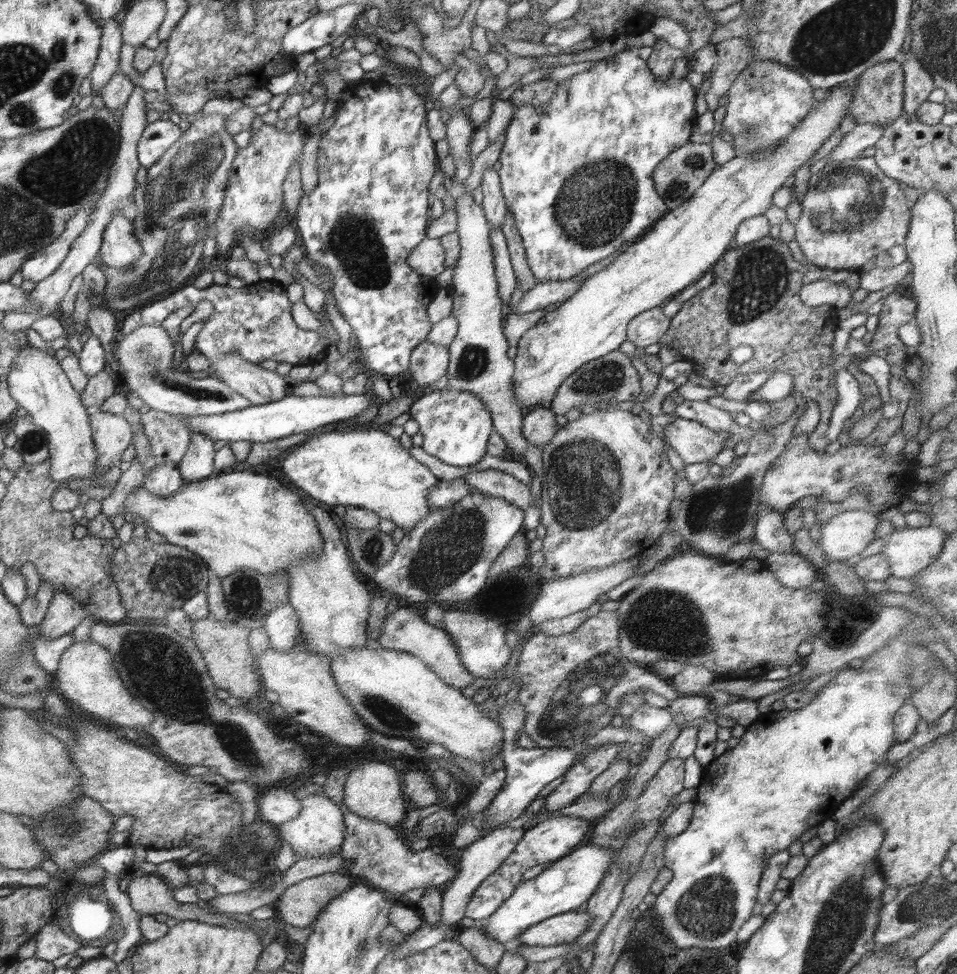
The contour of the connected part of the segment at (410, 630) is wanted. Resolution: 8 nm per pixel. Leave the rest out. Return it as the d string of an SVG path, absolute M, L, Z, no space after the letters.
M403 603L394 613L387 615L382 635L378 640L382 648L405 651L408 654L416 655L446 684L456 687L458 690L478 683L477 678L470 674L460 662L459 650L451 636L444 629L426 622L424 617L414 611L413 606L408 607L407 603Z

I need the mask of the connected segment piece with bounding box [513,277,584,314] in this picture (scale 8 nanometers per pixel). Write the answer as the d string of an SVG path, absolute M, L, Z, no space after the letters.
M578 277L559 281L537 281L530 290L524 292L513 311L524 314L540 310L556 302L563 303L581 289L583 281Z

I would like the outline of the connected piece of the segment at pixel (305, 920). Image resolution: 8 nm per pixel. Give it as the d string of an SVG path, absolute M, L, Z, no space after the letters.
M343 871L325 873L313 878L306 878L284 890L282 897L274 904L278 908L279 921L296 928L305 929L312 926L338 895L353 886L353 876Z

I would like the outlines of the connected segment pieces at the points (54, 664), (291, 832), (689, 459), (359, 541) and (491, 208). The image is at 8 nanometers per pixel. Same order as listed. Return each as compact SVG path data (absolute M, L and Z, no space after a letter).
M40 625L36 627L38 627L38 636L32 646L36 660L46 671L56 675L58 666L61 665L62 653L75 643L74 637L70 633L58 638L47 639L40 635Z
M309 795L302 801L302 810L298 818L279 825L278 830L283 842L288 842L300 859L328 857L339 852L345 842L348 829L345 826L345 813L338 803L325 795Z
M676 417L660 431L666 447L672 447L684 461L684 465L708 463L724 449L729 436L726 432L714 432L705 425Z
M380 528L347 531L350 554L358 563L358 570L370 576L390 562L395 553L394 540L390 534L381 532Z
M492 169L484 171L481 186L484 193L482 210L491 229L492 226L501 226L507 215L507 206L503 197L502 188L500 187L500 176Z

